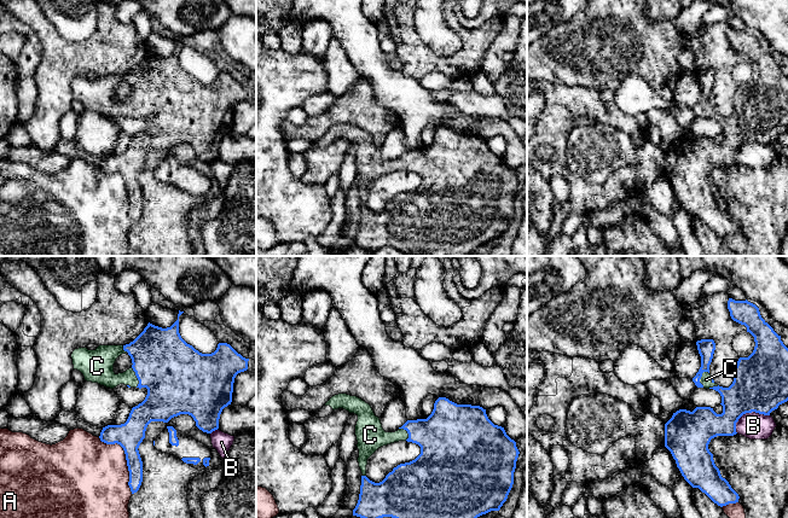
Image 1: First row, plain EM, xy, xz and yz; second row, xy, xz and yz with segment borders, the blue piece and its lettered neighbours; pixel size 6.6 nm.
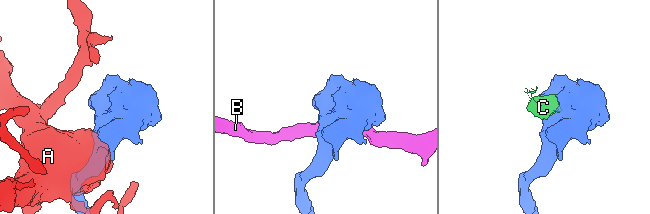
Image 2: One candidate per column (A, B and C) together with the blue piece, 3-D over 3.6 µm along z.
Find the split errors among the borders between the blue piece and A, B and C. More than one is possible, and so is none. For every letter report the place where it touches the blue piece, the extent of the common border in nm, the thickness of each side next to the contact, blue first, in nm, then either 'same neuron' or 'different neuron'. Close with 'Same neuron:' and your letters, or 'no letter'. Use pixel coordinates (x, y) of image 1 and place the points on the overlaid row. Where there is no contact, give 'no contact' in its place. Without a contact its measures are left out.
A: meets blue in xy at (126, 459); contact 440 nm long; 180 nm thick on the blue side, 460 nm on the other; different neuron
B: meets blue in yz at (747, 412); contact 260 nm long; 360 nm thick on the blue side, 180 nm on the other; different neuron
C: meets blue in yz at (700, 378); contact 120 nm long; 120 nm thick on the blue side, 80 nm on the other; same neuron
Same neuron: C

